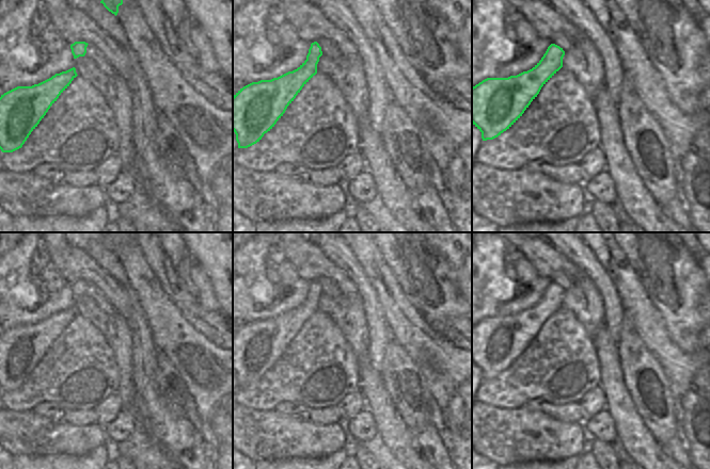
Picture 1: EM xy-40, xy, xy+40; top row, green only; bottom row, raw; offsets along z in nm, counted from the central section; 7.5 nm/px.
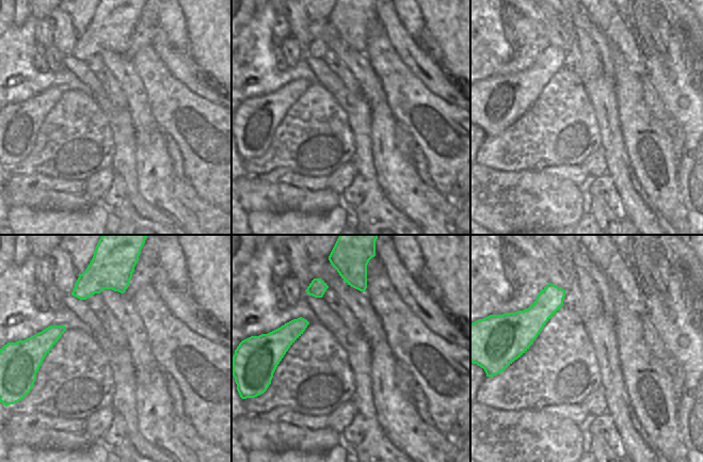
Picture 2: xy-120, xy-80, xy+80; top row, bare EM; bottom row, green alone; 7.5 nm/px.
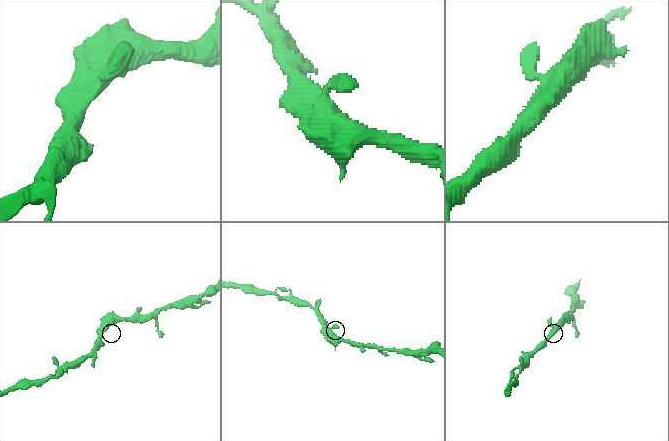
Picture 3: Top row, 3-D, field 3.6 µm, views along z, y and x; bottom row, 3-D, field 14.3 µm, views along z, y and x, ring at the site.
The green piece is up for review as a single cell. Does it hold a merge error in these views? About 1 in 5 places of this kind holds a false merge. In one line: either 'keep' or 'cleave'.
keep

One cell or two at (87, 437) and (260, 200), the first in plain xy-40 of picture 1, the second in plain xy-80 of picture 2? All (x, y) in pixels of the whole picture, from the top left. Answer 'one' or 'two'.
one

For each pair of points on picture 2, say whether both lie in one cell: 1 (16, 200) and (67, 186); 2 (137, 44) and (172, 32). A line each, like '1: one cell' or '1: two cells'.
1: two cells
2: two cells

